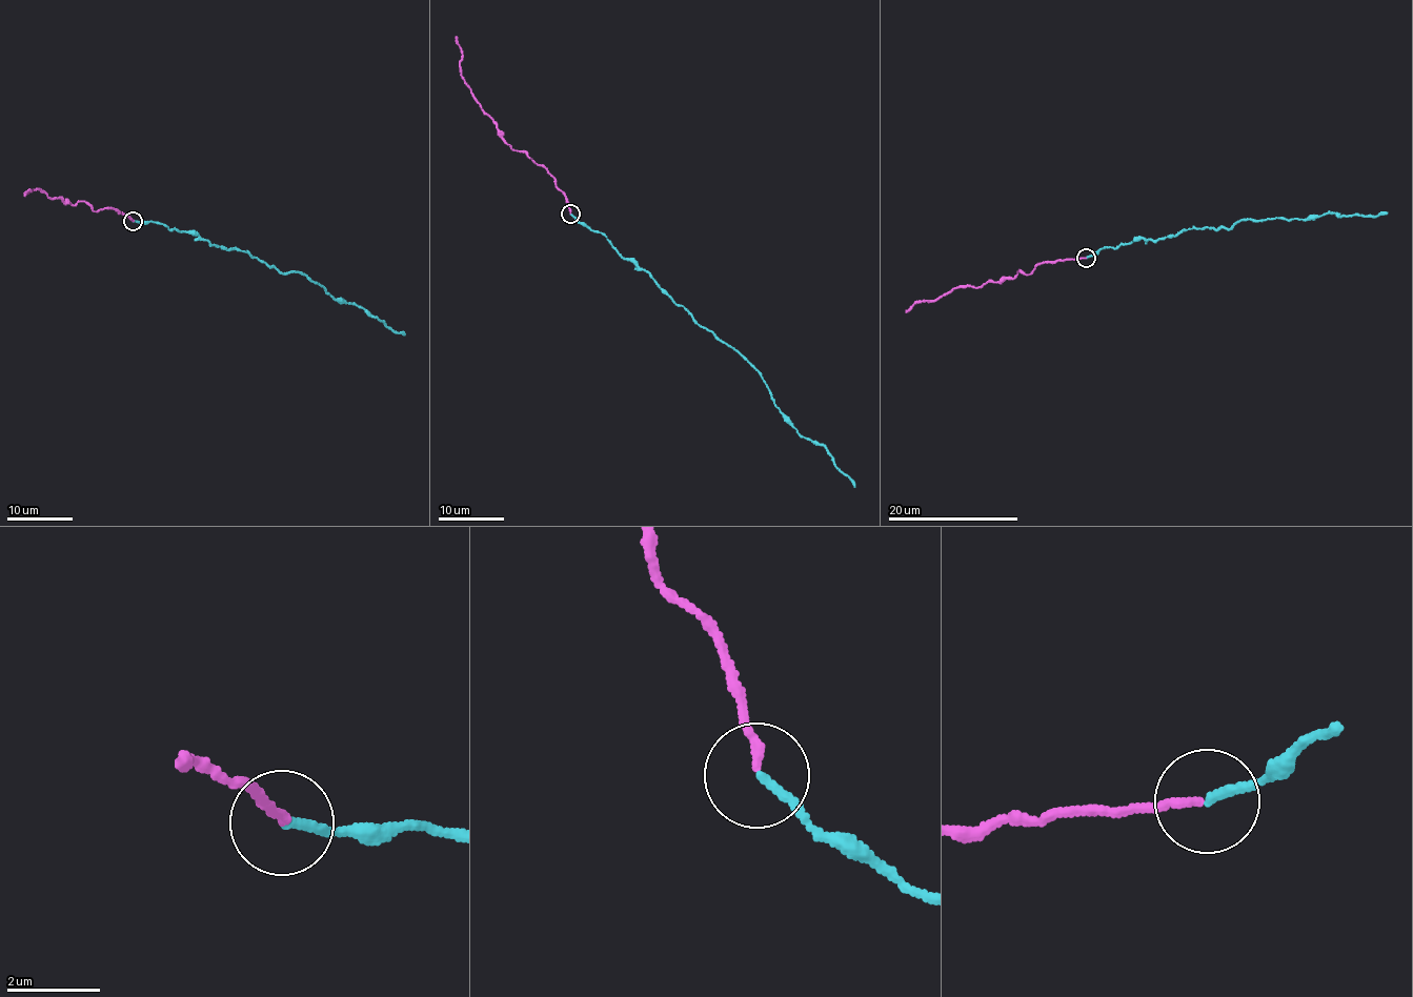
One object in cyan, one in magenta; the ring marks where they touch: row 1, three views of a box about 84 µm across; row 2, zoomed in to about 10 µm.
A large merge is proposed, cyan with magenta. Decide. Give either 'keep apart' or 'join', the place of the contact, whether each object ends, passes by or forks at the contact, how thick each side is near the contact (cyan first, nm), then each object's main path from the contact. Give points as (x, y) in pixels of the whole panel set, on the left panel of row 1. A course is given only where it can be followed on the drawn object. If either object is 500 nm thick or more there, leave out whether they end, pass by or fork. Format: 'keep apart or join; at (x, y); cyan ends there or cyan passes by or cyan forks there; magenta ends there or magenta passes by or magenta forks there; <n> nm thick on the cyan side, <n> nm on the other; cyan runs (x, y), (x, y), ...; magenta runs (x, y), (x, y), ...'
join; at (133, 221); cyan ends there; magenta ends there; 180 nm thick on the cyan side, 180 nm on the other; cyan runs (132, 221), (161, 223), (248, 253), (282, 272), (304, 273), (336, 300), (356, 304), (404, 333); magenta runs (133, 221), (119, 210), (95, 211), (84, 201), (69, 203), (39, 189), (29, 188), (25, 197)

